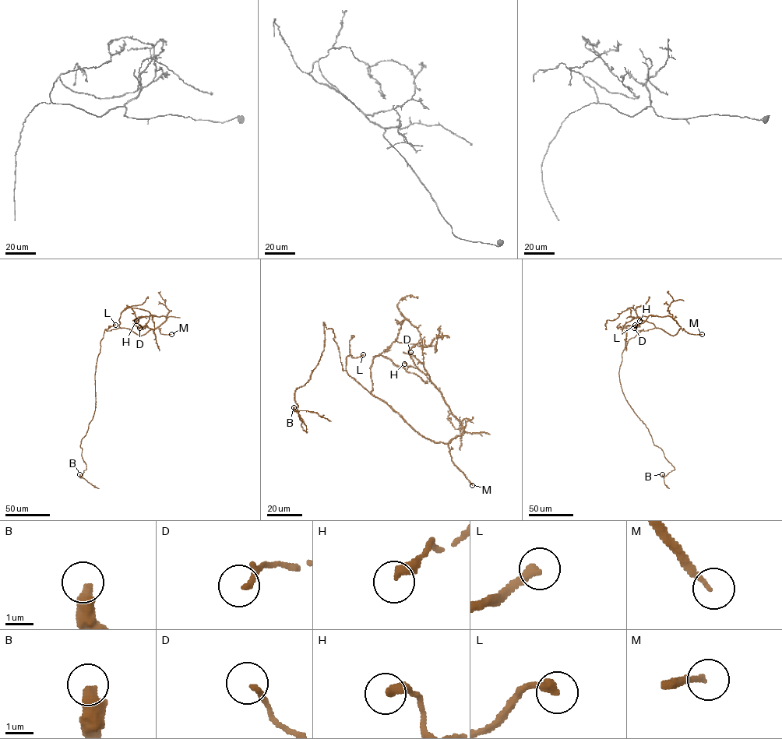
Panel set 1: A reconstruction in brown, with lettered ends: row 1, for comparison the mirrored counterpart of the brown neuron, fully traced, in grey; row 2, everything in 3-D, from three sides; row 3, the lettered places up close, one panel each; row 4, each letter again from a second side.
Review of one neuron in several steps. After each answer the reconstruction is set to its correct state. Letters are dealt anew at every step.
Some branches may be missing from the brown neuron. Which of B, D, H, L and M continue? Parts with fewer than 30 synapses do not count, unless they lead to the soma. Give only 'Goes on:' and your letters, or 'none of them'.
Goes on: L, M

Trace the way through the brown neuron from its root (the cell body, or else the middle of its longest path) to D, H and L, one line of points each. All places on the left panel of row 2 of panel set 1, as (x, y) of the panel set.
D: (100, 343), (105, 329), (126, 328), (142, 336), (158, 327), (166, 318), (150, 315), (148, 321), (139, 328)
H: (100, 343), (105, 329), (126, 328), (142, 336), (158, 327), (166, 318), (141, 316), (136, 321)
L: (100, 343), (104, 329), (115, 325)

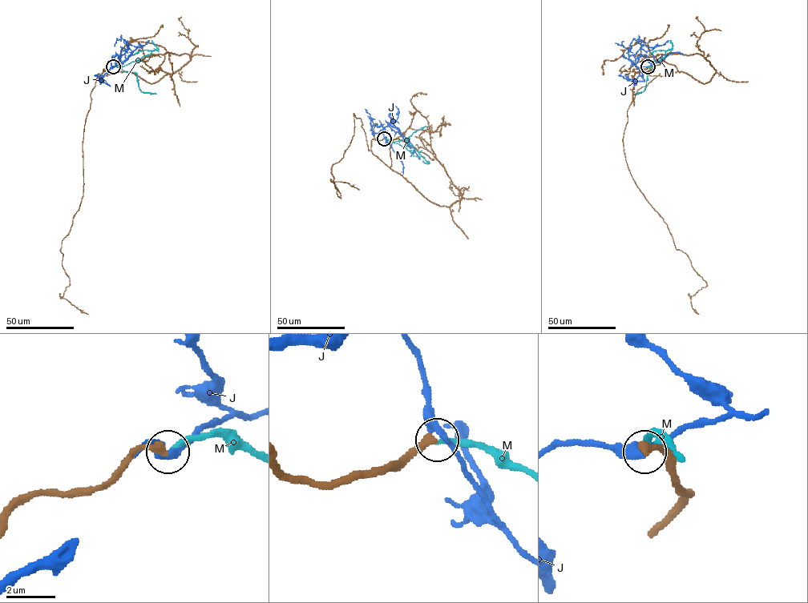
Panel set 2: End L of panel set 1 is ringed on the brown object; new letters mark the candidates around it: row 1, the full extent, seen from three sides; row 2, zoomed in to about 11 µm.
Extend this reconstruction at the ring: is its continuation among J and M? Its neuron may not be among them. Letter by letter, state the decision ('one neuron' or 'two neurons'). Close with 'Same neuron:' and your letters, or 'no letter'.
J: two neurons
M: one neuron
Same neuron: M

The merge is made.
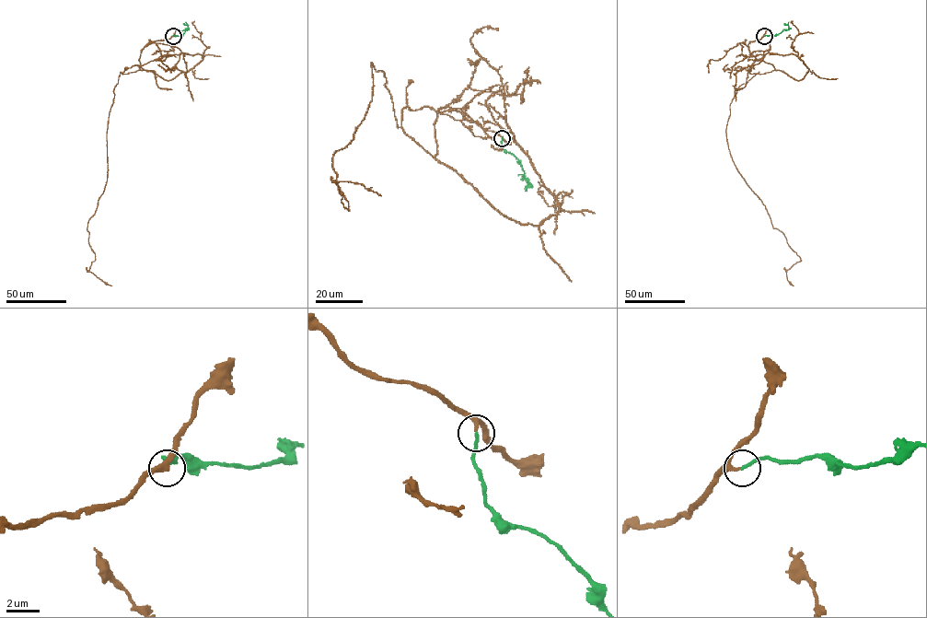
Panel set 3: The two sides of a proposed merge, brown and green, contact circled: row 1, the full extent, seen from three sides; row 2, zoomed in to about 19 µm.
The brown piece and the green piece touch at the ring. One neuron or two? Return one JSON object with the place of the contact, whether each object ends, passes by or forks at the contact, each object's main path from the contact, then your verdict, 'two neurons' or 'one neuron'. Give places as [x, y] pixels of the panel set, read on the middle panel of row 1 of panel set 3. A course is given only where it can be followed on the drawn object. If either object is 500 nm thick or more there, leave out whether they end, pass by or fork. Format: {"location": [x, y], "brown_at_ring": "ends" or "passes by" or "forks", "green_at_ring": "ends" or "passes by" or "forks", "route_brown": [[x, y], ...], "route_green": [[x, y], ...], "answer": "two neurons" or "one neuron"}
{"location": [502, 138], "brown_at_ring": "passes by", "green_at_ring": "ends", "route_brown": [[501, 138], [446, 106], [435, 157], [372, 63], [332, 161], [349, 210], [335, 182], [381, 195]], "route_green": [[501, 138], [503, 148], [517, 159], [530, 186], [521, 179]], "answer": "one neuron"}

